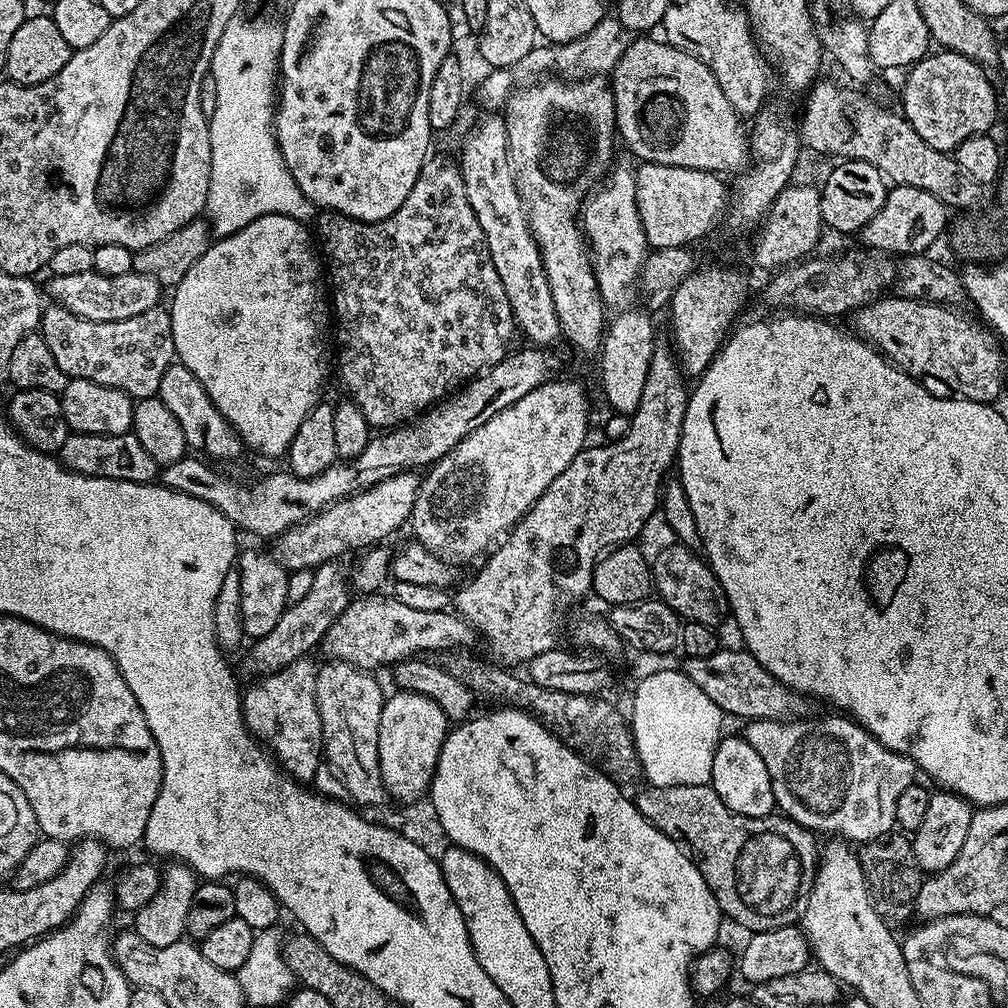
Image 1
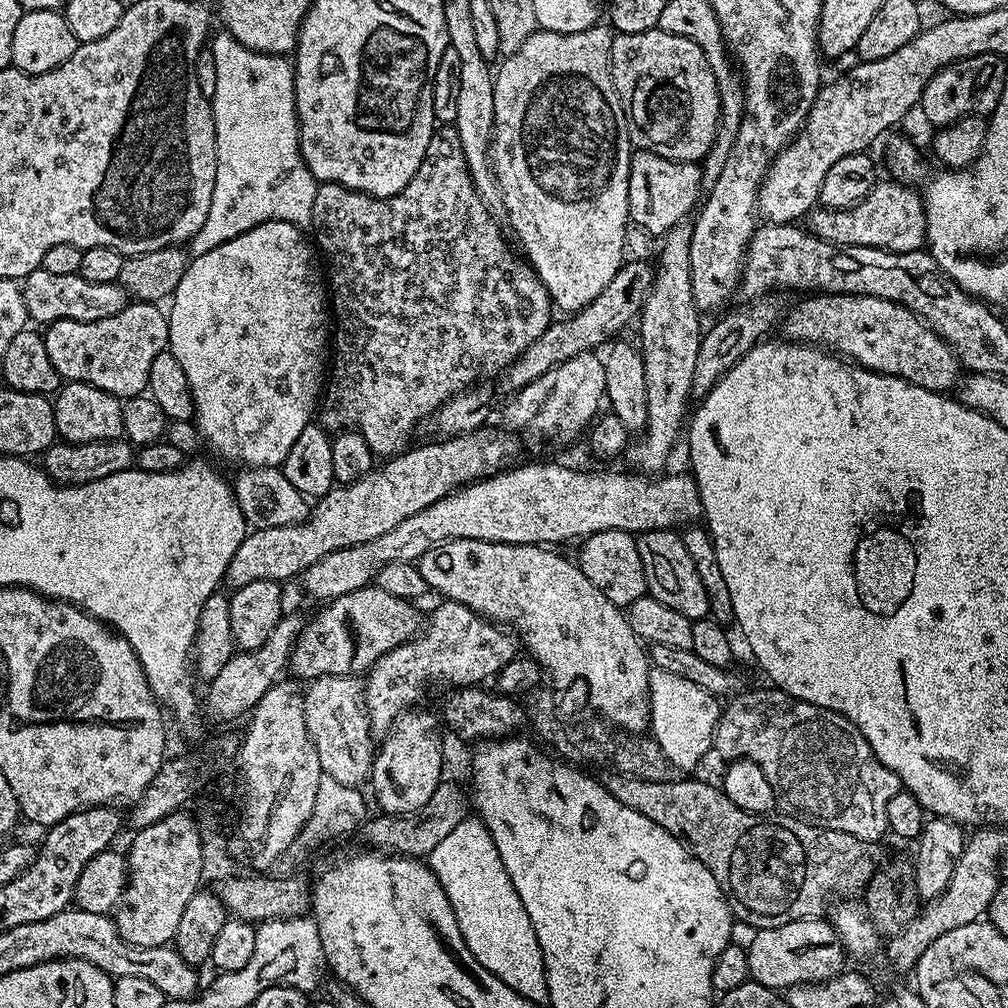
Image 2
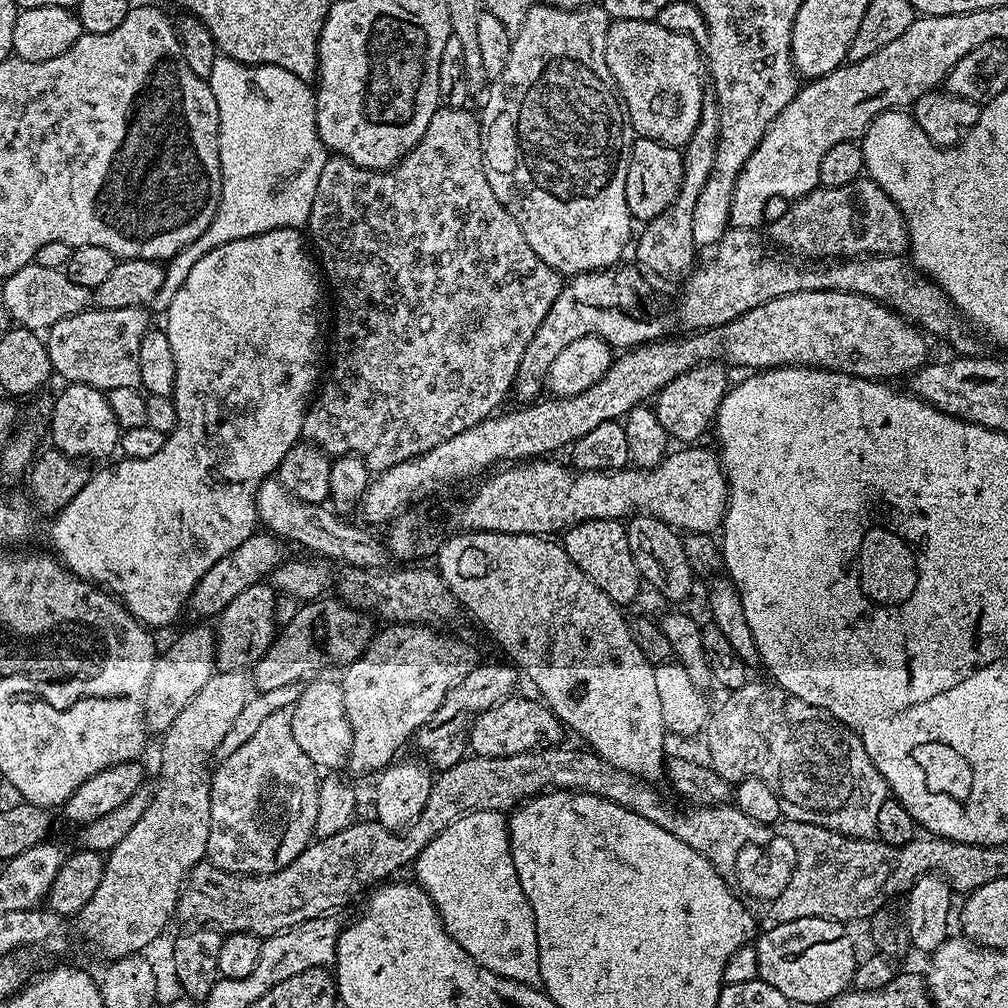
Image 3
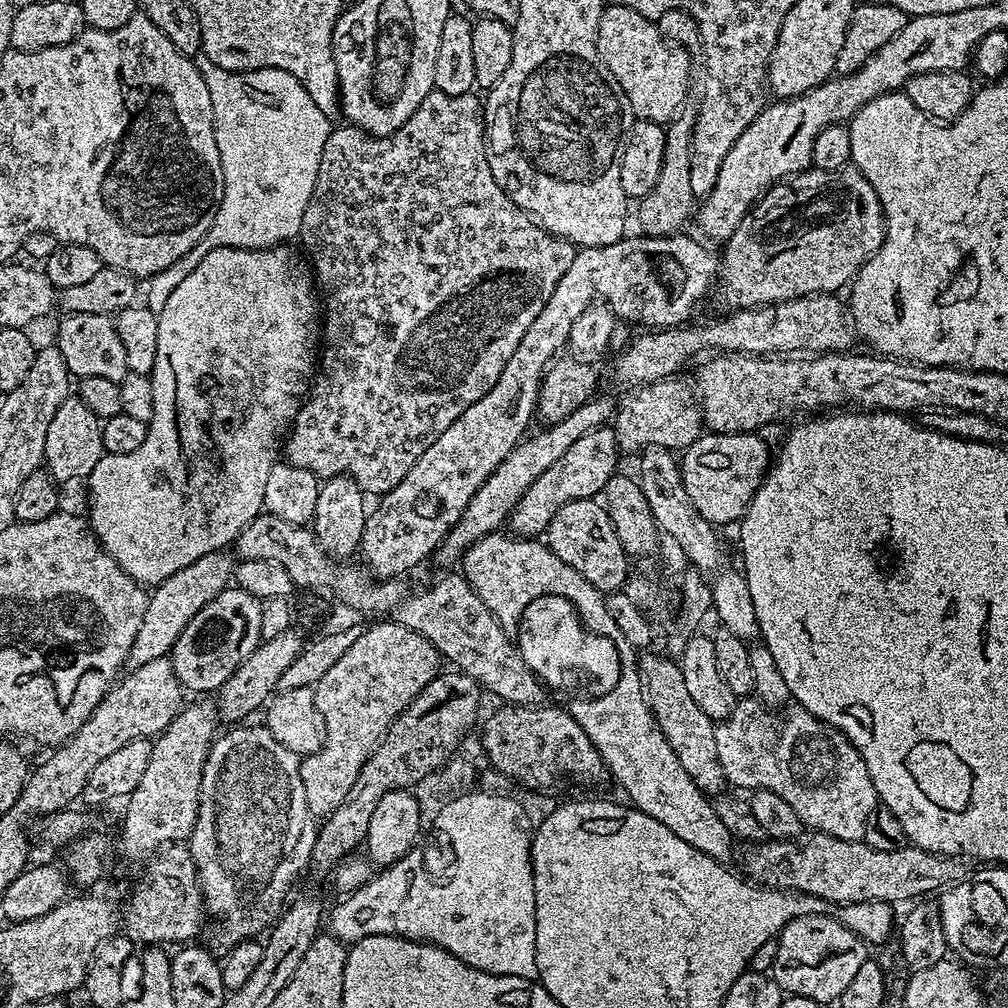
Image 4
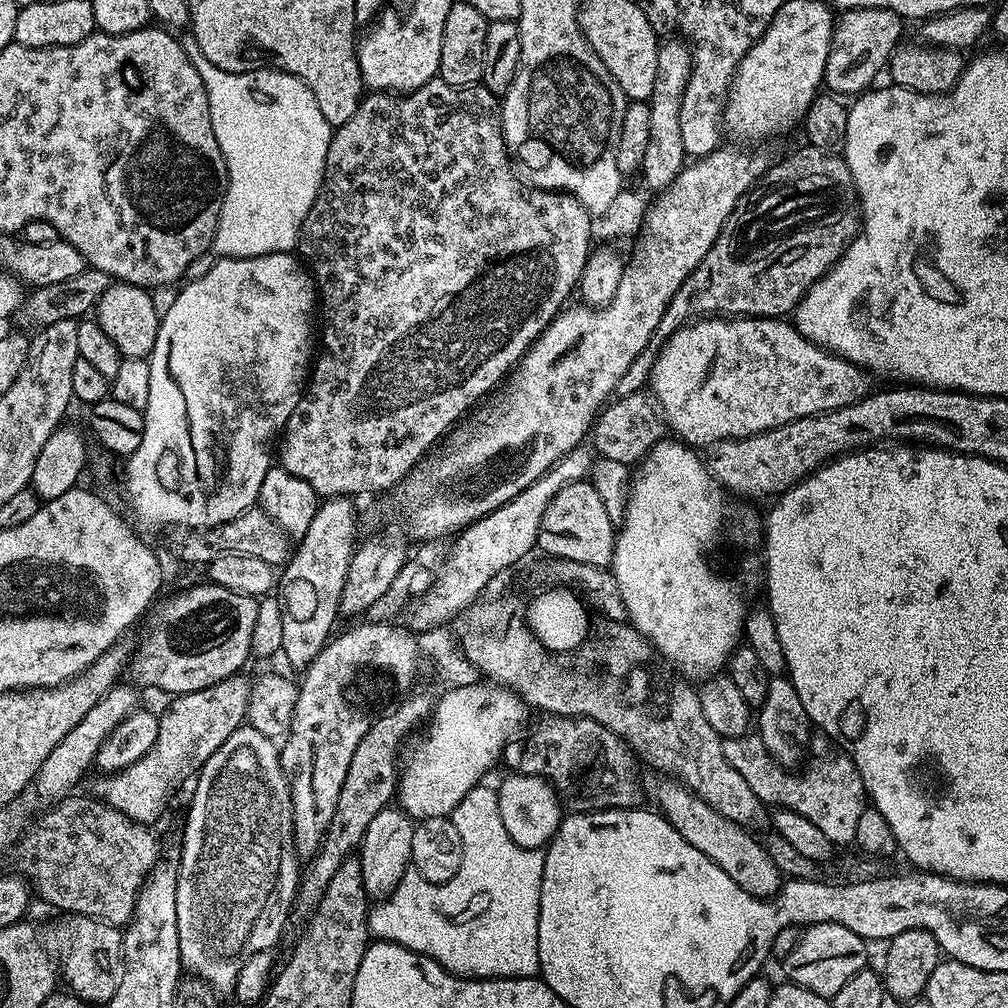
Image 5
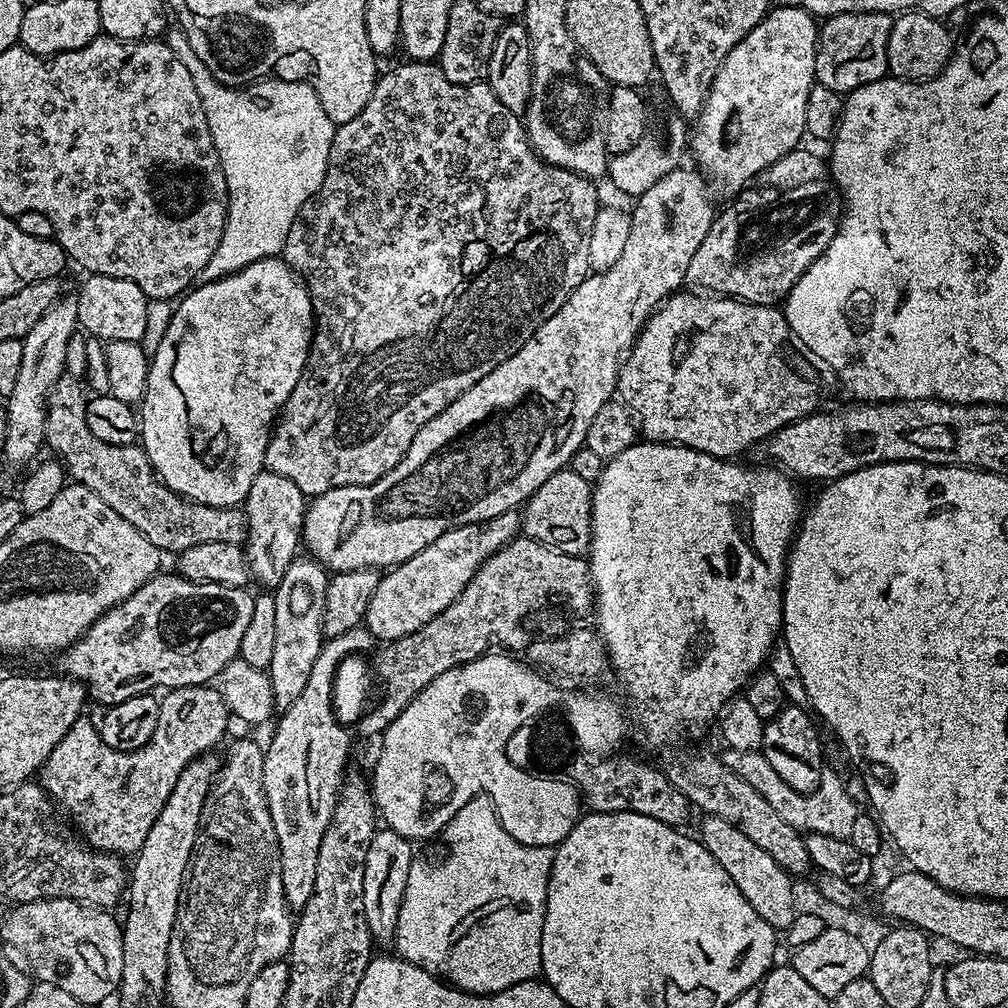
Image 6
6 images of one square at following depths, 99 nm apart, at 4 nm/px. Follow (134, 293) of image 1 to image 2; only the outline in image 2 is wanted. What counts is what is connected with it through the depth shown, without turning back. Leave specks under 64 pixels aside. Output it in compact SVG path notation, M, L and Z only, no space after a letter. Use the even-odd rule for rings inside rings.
M38 267L22 281L22 291L29 321L37 320L41 326L53 324L55 320L77 320L94 322L102 318L114 318L130 303L128 292L118 282L90 282L79 274L50 274Z

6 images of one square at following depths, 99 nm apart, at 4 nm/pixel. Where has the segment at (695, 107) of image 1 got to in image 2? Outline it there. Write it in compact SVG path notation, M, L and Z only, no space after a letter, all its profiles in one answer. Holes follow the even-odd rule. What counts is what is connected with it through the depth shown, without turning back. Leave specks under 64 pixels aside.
M658 26L645 32L621 32L613 35L612 38L612 62L610 67L616 92L620 95L624 113L628 115L628 136L631 138L633 145L639 151L653 152L662 158L690 160L693 162L703 161L705 154L710 150L710 146L716 137L718 122L720 121L720 103L718 102L718 86L714 82L714 74L710 70L710 62L706 62L706 54L702 54L698 42L690 42L690 38L682 38L678 34L663 32Z

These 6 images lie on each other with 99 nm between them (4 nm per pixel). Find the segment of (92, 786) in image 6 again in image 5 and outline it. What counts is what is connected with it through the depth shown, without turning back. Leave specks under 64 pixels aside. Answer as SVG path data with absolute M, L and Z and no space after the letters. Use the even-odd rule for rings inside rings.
M240 674L227 676L222 682L218 682L209 688L177 695L173 699L176 701L160 716L158 738L151 750L142 758L138 758L138 762L134 762L134 766L100 778L104 780L97 782L97 794L95 793L95 795L103 803L109 804L114 810L118 810L126 818L130 818L135 824L155 825L154 822L163 814L164 807L167 806L168 799L172 796L172 791L187 776L189 778L195 777L204 767L204 763L214 754L214 750L218 750L218 746L222 746L222 742L226 742L226 738L230 738L230 734L234 734L234 730L238 730L245 723L248 715L250 684L249 681L244 681L242 677L243 675Z

